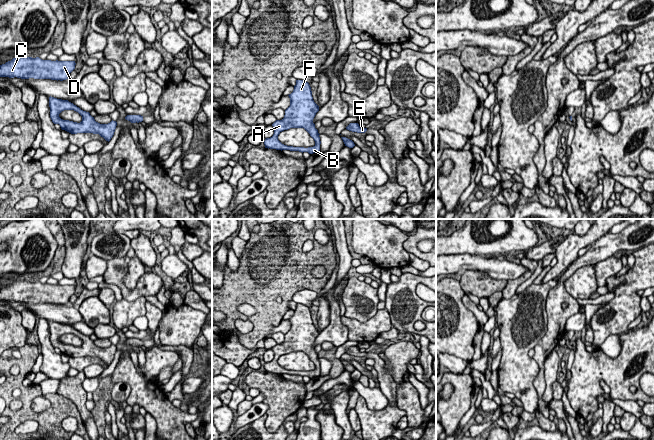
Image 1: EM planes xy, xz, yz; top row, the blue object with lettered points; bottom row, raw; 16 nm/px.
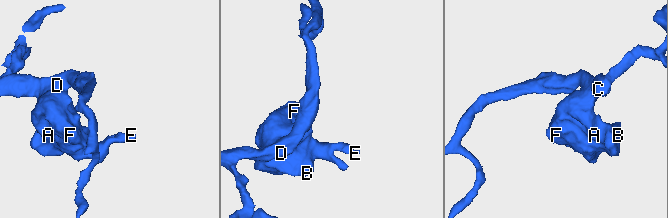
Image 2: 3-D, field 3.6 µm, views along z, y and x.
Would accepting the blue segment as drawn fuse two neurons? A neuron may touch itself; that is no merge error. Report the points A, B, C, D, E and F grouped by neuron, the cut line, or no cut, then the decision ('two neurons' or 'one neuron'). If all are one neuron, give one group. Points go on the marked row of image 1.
groups A B C D E F; cut none; one neuron

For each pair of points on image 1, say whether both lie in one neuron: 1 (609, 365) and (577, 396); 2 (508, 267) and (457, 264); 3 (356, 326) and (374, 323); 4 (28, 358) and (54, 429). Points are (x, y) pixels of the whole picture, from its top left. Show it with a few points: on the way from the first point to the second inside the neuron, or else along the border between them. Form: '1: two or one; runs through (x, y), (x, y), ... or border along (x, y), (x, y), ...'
1: one; runs through (601, 371), (584, 388)
2: one; runs through (495, 267), (479, 262), (470, 262)
3: one; runs through (360, 326), (370, 326)
4: one; runs through (20, 377), (27, 409), (35, 416)

